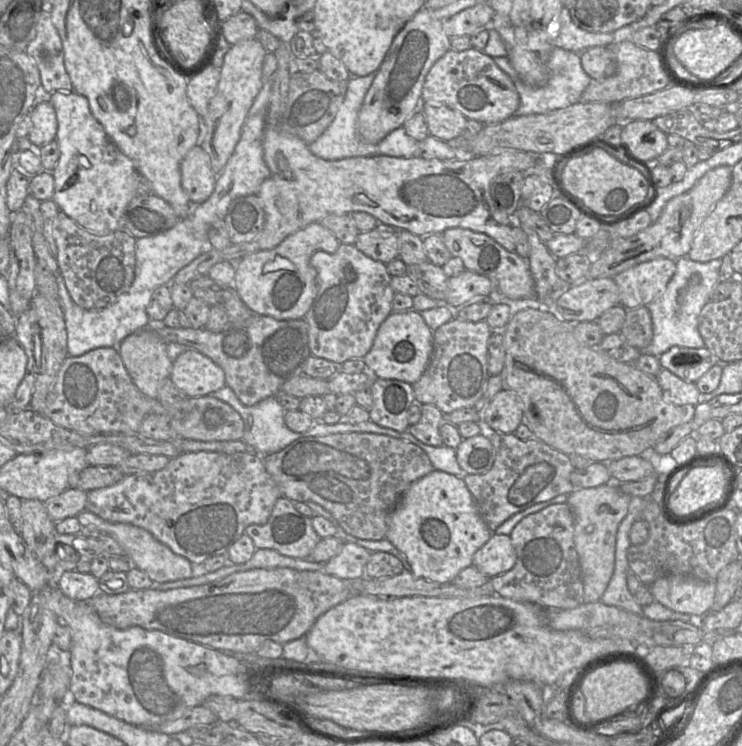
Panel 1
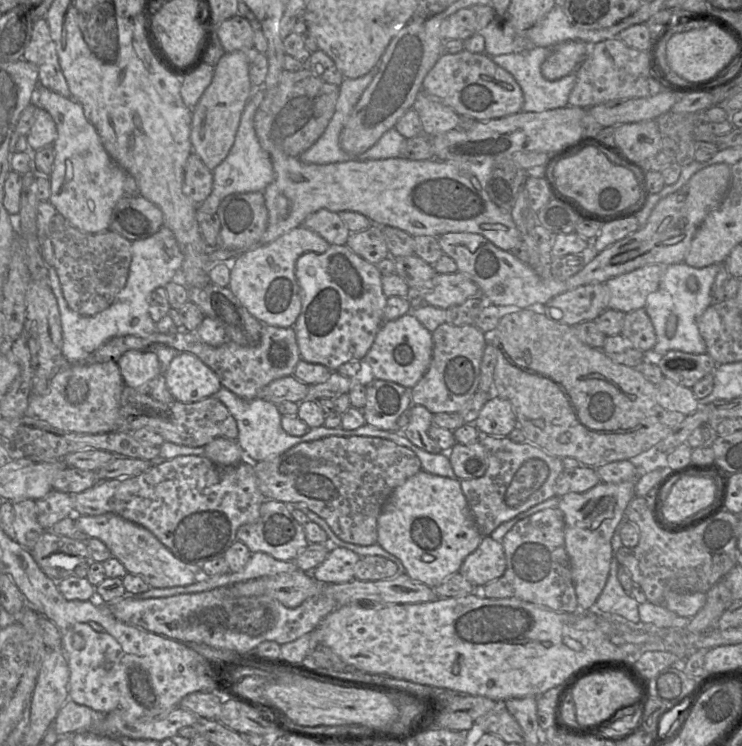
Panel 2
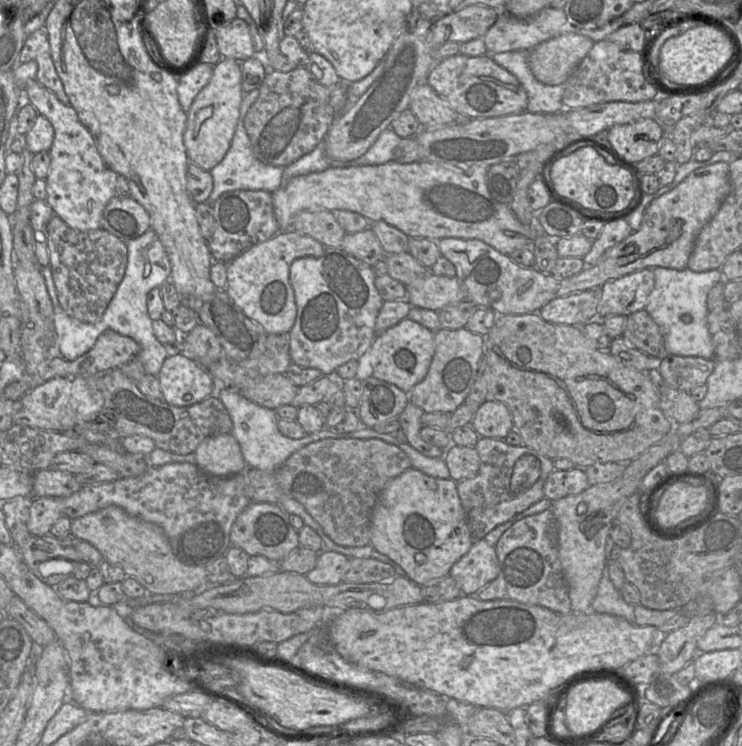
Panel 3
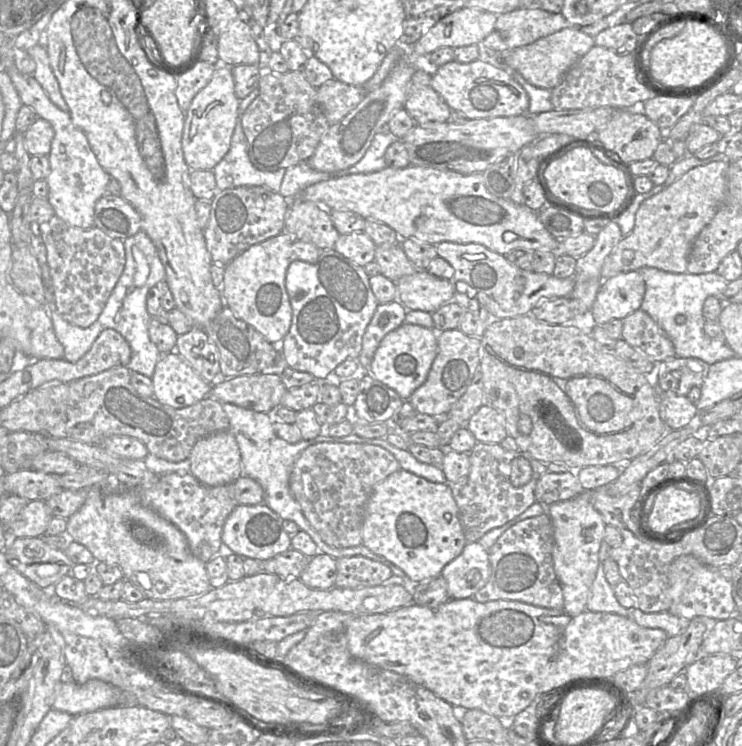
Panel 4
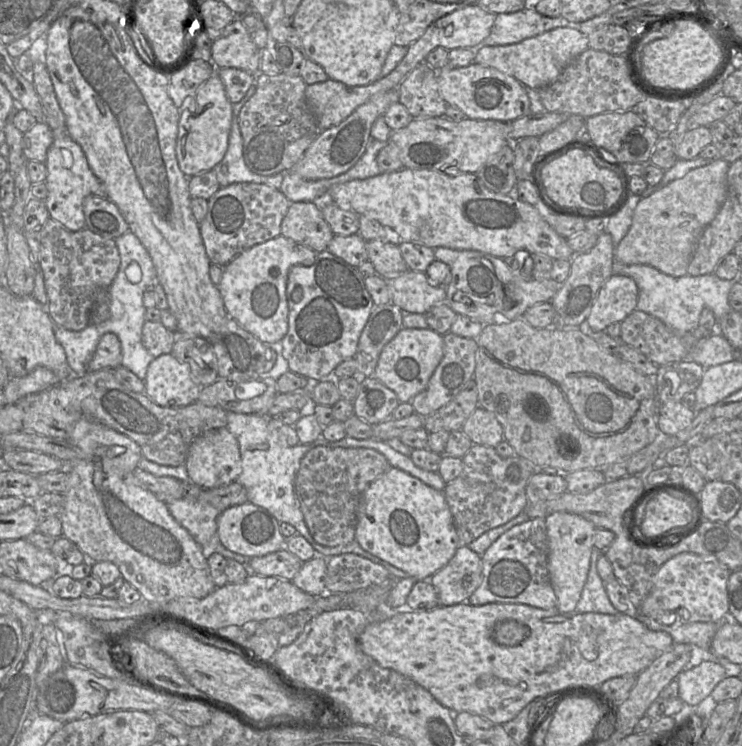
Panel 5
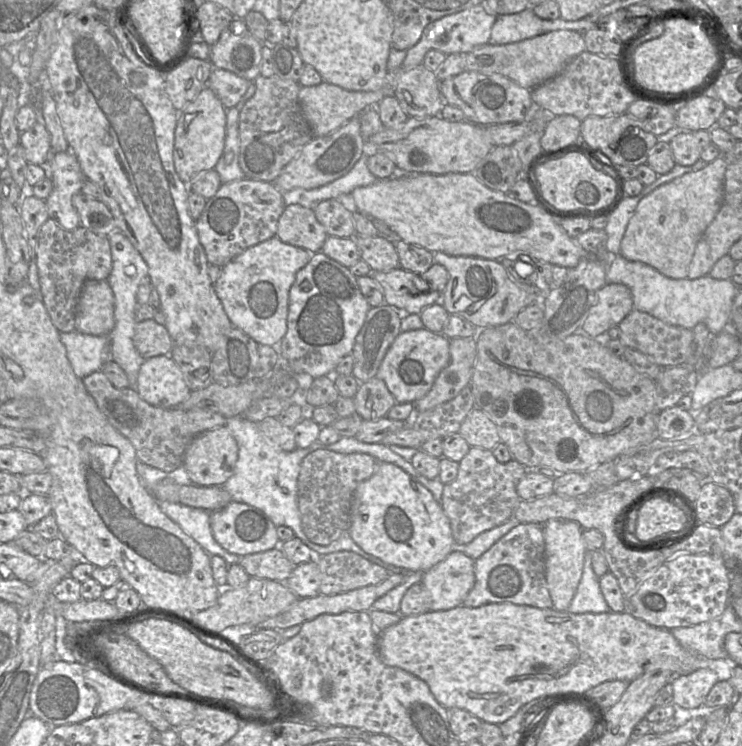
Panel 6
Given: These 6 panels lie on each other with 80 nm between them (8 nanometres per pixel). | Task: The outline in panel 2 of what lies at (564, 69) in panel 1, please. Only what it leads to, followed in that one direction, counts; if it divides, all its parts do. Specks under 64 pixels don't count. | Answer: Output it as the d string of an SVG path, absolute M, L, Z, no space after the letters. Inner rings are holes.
M535 47L518 53L490 56L492 61L509 72L521 87L524 96L522 111L542 112L568 105L569 95L576 83L576 74L574 72L553 81L544 78L541 73L541 65L551 51L552 47Z

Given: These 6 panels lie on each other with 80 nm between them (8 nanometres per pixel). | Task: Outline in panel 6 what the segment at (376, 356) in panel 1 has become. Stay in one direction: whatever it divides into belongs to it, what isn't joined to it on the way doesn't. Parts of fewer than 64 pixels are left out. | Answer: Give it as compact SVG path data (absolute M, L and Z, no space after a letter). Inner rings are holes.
M425 327L401 332L388 348L376 377L383 380L397 403L415 403L431 389L435 379L450 361L450 339L442 333L432 332Z

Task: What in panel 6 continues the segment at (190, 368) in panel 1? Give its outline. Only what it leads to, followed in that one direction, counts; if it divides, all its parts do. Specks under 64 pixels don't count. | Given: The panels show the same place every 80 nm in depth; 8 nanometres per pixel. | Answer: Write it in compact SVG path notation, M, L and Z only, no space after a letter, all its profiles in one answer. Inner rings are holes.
M170 355L146 359L139 369L135 390L144 401L160 408L175 408L191 394Z

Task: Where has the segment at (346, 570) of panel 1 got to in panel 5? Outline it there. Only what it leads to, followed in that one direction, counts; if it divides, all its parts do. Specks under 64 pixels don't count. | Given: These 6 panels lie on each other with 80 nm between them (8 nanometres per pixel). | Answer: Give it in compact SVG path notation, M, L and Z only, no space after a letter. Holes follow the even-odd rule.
M316 555L303 563L301 569L291 580L302 591L319 597L326 594L327 559Z

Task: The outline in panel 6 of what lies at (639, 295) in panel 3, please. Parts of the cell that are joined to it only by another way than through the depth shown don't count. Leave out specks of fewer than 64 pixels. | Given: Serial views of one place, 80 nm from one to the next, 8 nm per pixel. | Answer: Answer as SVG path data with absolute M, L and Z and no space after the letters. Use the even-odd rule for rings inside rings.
M608 283L599 290L597 302L590 308L581 331L591 338L604 338L607 331L618 326L633 309L631 290L624 284Z

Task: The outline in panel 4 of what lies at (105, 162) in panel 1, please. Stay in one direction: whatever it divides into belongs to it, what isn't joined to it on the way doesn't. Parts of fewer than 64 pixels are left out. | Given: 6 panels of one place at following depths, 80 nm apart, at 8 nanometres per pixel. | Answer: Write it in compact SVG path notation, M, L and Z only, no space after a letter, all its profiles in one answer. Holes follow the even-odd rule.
M14 63L7 67L5 72L9 75L22 104L29 106L38 118L46 120L54 130L48 154L50 174L46 178L47 201L53 208L54 215L73 227L93 227L94 207L98 199L105 194L110 175L98 163L85 134L73 124L69 112L55 106L32 75L22 74Z

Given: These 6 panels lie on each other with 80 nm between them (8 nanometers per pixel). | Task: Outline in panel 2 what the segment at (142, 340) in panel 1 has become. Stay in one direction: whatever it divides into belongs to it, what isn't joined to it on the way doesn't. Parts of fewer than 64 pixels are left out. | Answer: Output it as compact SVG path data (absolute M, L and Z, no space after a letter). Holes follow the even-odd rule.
M128 350L118 360L120 373L127 386L149 394L149 383L161 374L155 352Z

